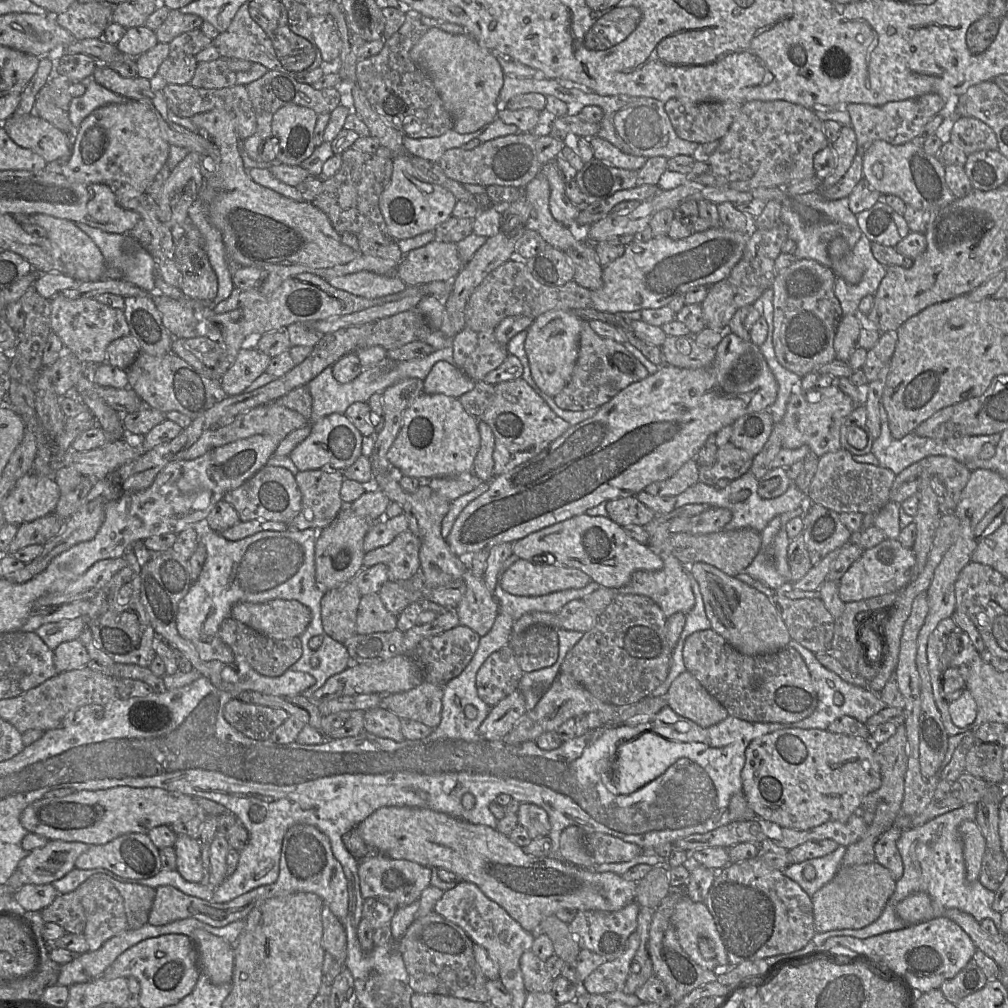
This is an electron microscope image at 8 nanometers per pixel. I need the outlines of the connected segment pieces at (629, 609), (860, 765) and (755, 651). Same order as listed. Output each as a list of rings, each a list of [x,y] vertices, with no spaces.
[[[618,594],[598,616],[594,627],[585,632],[579,642],[568,651],[560,672],[572,676],[602,702],[617,706],[633,704],[649,696],[667,678],[673,654],[666,637],[667,619],[661,608],[649,597]]]
[[[785,728],[765,734],[754,739],[745,750],[745,764],[741,771],[742,792],[755,818],[758,818],[771,828],[788,828],[808,830],[826,822],[846,822],[849,817],[860,809],[862,800],[869,793],[877,790],[882,784],[881,772],[875,759],[875,745],[870,739],[857,738],[845,734],[832,733],[827,729]]]
[[[696,562],[685,566],[699,584],[711,629],[735,649],[745,655],[762,655],[788,647],[792,639],[789,631],[765,594],[710,564]]]

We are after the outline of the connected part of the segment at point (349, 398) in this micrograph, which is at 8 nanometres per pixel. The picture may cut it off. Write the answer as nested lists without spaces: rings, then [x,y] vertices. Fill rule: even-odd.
[[[453,347],[436,350],[429,356],[417,360],[394,362],[384,359],[378,365],[364,369],[357,378],[345,384],[340,384],[335,380],[332,366],[329,366],[306,385],[312,397],[312,413],[309,423],[316,422],[333,413],[344,414],[347,408],[355,402],[368,403],[373,394],[381,394],[385,389],[403,379],[417,378],[424,381],[432,367],[439,361],[455,364]]]

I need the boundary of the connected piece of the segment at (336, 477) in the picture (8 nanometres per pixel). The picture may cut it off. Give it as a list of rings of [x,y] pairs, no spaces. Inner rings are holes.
[[[328,468],[299,471],[295,479],[302,496],[302,507],[289,527],[321,530],[328,526],[345,505],[340,498],[344,478],[343,471]]]

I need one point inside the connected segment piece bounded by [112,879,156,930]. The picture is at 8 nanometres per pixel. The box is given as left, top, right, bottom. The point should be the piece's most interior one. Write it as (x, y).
(138, 899)

